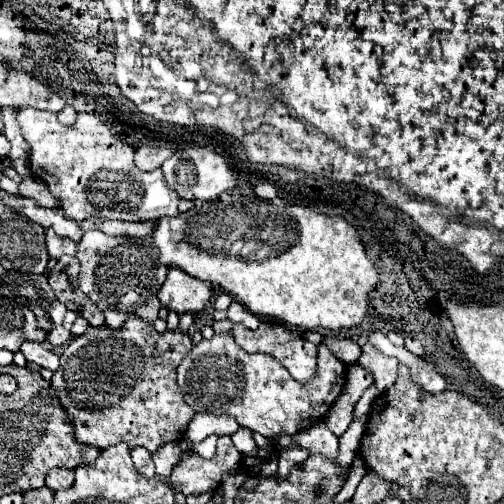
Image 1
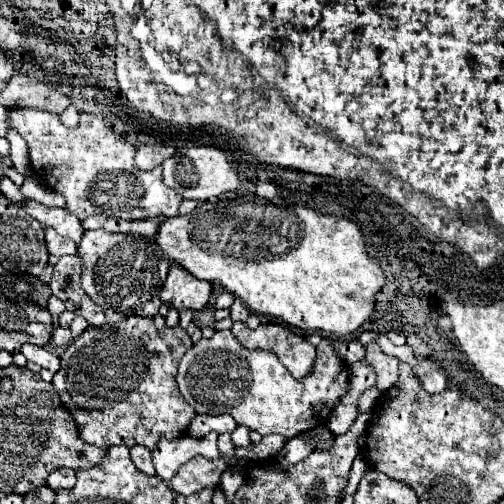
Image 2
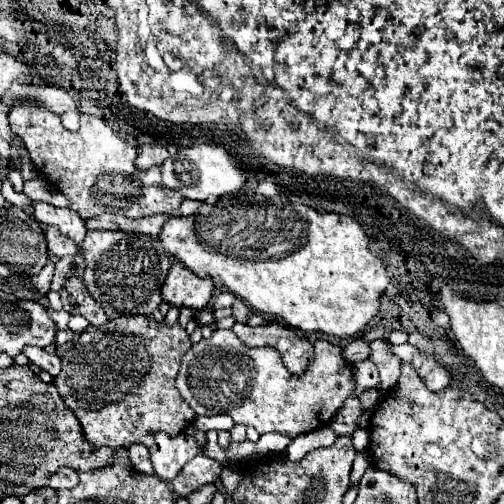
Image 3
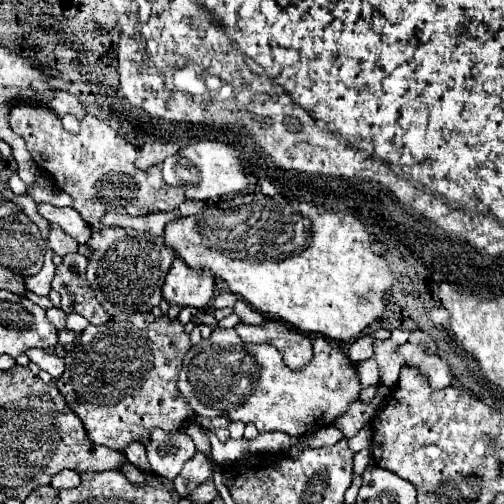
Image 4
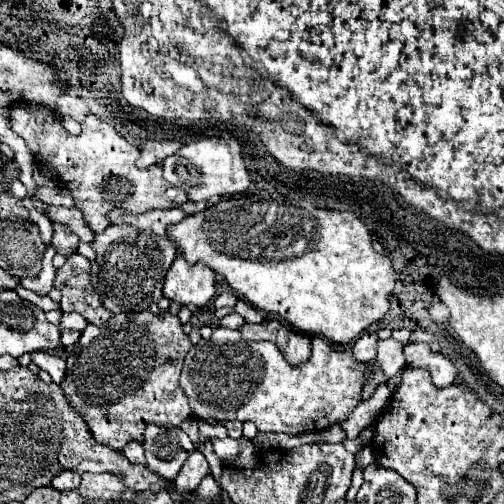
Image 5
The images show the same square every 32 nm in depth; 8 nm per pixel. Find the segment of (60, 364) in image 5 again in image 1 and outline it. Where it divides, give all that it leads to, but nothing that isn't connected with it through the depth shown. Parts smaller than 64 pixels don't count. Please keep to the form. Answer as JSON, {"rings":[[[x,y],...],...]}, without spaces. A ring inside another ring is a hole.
{"rings":[[[24,342],[22,348],[20,348],[20,352],[26,356],[28,362],[34,362],[34,364],[38,364],[38,366],[42,366],[42,368],[52,370],[52,372],[58,370],[58,356],[56,356],[52,350],[44,348],[42,344]]]}

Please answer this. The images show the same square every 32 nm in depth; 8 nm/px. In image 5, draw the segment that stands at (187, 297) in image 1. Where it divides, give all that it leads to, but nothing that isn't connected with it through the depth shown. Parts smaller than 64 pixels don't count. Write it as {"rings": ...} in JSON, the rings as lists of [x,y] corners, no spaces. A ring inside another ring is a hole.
{"rings":[[[182,254],[172,262],[166,280],[164,280],[164,296],[172,302],[180,302],[184,306],[206,306],[208,300],[216,292],[216,274],[204,264],[188,264]]]}

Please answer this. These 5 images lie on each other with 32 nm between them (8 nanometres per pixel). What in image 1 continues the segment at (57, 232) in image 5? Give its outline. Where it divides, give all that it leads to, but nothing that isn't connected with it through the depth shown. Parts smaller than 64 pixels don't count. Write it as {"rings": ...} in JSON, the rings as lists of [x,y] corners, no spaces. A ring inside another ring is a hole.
{"rings":[[[46,228],[46,248],[48,248],[48,254],[54,258],[60,258],[64,254],[76,254],[76,242],[56,236],[52,228]]]}

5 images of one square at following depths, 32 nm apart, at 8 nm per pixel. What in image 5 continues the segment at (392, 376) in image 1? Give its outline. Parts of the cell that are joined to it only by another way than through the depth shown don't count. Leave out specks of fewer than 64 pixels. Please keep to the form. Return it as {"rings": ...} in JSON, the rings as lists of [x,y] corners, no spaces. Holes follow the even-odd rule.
{"rings":[[[388,338],[388,340],[380,340],[378,342],[378,356],[376,360],[380,362],[384,374],[388,378],[396,376],[396,372],[402,370],[402,366],[406,366],[406,360],[404,360],[404,346],[408,346],[410,342],[398,342],[394,338]]]}

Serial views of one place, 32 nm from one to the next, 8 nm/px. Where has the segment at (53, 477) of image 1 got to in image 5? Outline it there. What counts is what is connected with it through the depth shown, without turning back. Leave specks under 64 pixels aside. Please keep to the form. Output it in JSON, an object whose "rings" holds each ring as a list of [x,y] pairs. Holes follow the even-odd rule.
{"rings":[[[60,472],[60,476],[56,476],[52,480],[52,488],[64,492],[64,490],[74,490],[80,486],[80,474],[74,472]]]}

